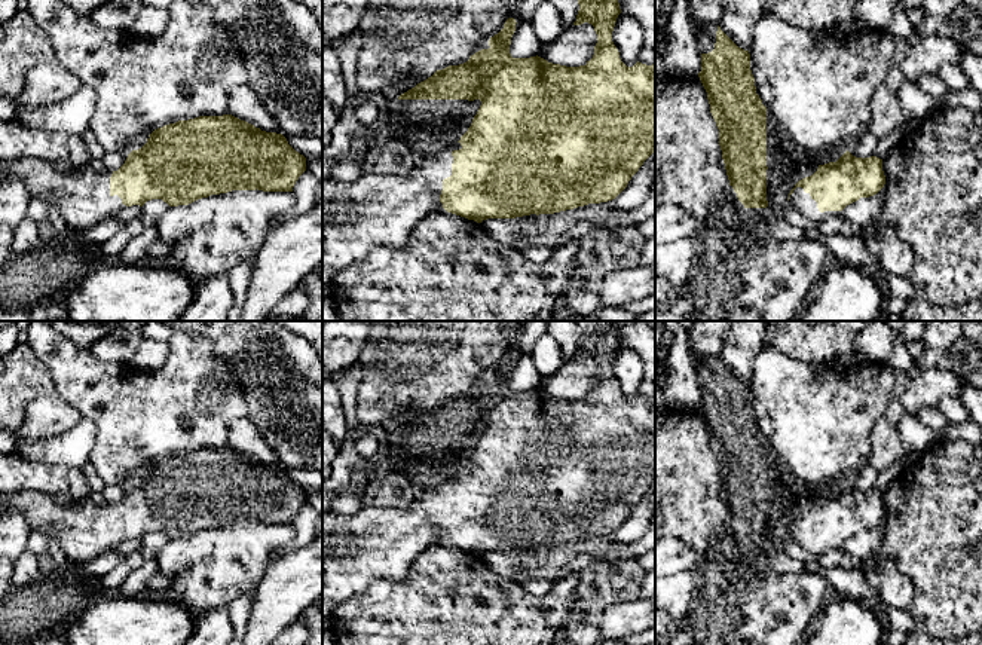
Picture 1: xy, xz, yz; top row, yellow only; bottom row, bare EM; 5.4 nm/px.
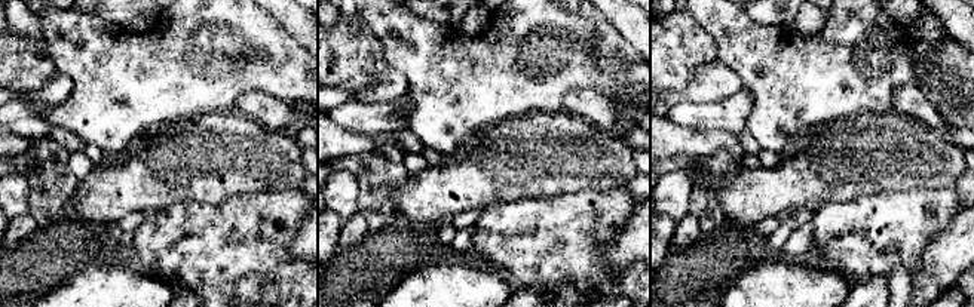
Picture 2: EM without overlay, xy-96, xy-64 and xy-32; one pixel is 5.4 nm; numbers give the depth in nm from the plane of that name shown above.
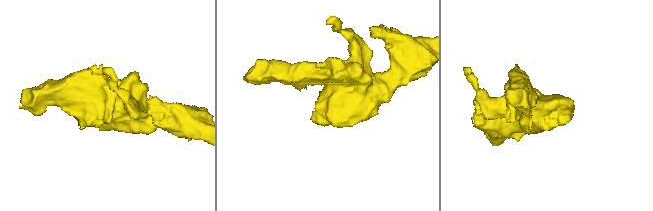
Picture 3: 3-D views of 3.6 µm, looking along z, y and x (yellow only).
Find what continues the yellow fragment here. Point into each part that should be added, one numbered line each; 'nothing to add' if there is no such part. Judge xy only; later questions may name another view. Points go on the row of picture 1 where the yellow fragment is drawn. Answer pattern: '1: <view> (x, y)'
1: xy (82, 196)

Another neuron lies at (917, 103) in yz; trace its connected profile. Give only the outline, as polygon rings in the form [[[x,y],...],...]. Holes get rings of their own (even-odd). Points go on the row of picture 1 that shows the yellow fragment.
[[[908,79],[900,85],[899,98],[911,119],[924,119],[937,106],[937,101]]]

